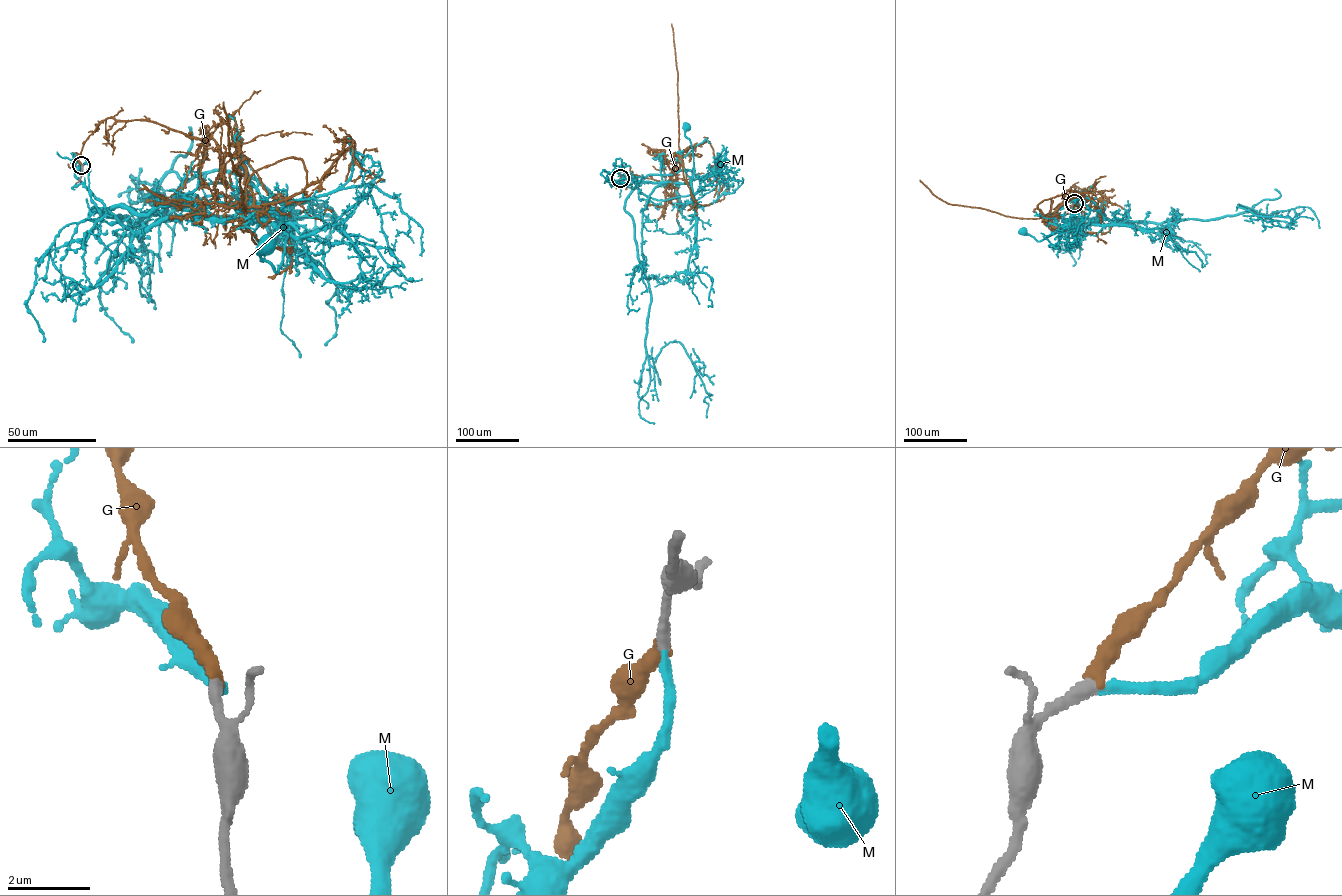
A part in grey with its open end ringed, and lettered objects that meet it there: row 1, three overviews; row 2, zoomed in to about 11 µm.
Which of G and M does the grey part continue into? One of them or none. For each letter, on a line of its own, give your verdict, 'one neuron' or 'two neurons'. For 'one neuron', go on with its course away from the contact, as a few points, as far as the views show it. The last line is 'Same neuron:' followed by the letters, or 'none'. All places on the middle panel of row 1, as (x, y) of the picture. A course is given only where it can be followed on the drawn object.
G: two neurons
M: one neuron; course (621, 177), (618, 182), (633, 177), (641, 182), (687, 183), (694, 168), (690, 141), (685, 135), (686, 127)
Same neuron: M

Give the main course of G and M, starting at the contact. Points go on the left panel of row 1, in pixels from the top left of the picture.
G: (81, 165), (103, 120), (150, 120), (213, 139), (222, 161), (234, 156), (262, 212), (242, 207), (223, 102)
M: (81, 166), (74, 175), (134, 231), (172, 217), (267, 220), (287, 235), (277, 271), (261, 257), (265, 247)

